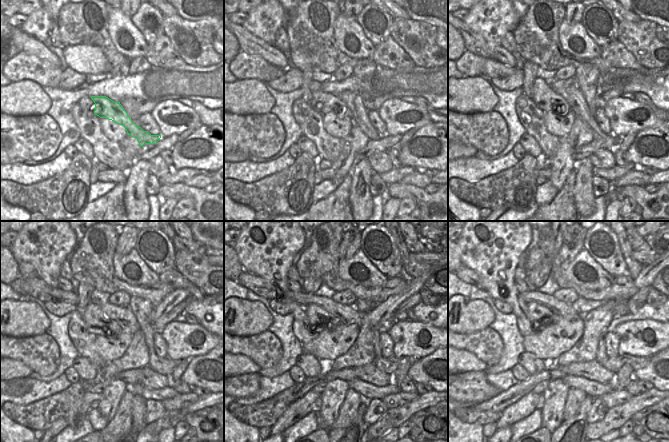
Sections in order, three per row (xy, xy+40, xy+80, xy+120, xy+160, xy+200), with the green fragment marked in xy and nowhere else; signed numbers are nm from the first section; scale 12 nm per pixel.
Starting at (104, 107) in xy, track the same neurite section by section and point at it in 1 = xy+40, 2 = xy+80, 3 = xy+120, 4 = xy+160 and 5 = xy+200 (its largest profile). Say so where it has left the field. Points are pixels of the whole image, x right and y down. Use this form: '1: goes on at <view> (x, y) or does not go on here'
1: goes on at xy+40 (325, 102)
2: goes on at xy+80 (546, 99)
3: goes on at xy+120 (95, 320)
4: goes on at xy+160 (318, 318)
5: goes on at xy+200 (540, 316)

